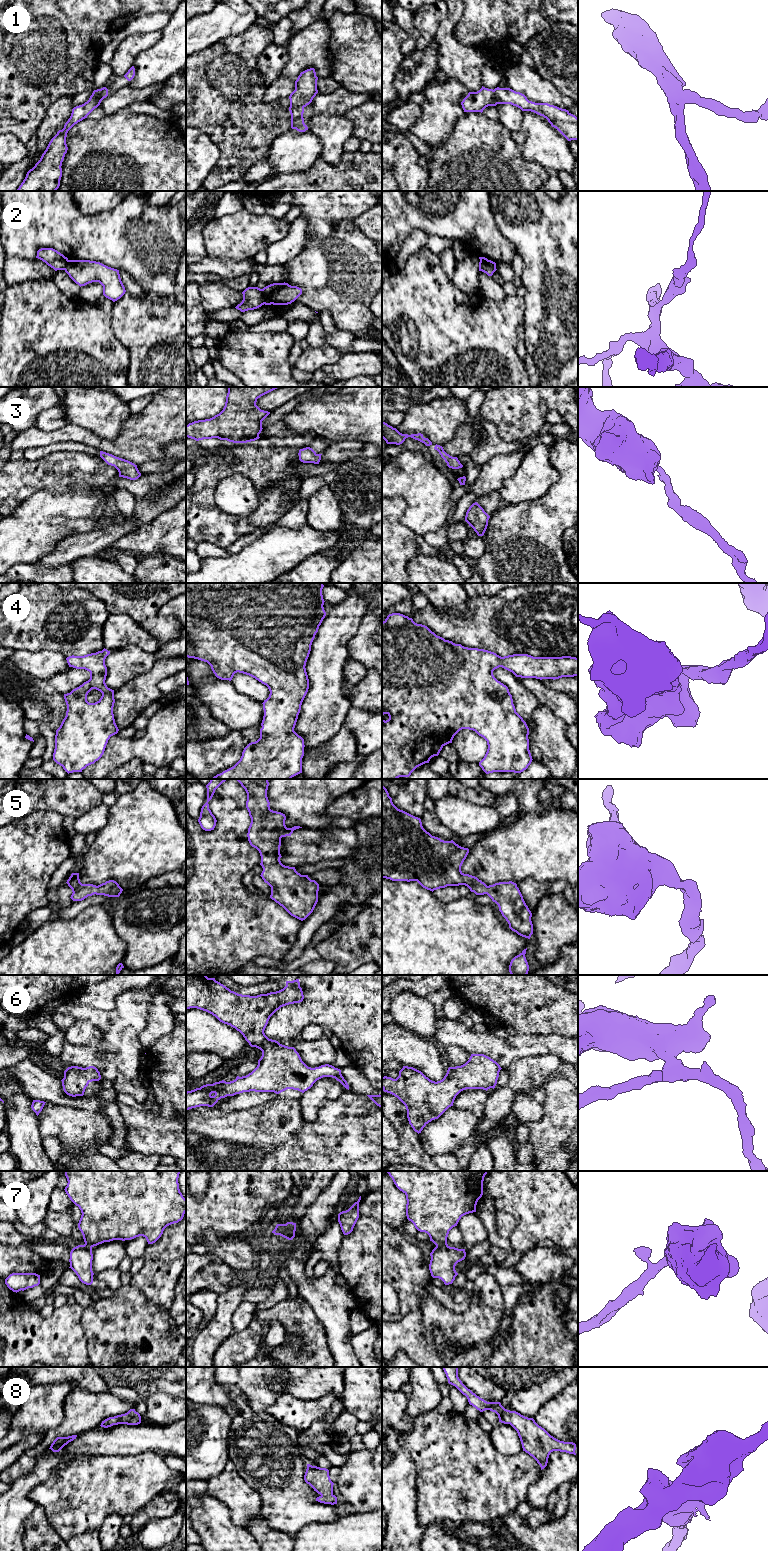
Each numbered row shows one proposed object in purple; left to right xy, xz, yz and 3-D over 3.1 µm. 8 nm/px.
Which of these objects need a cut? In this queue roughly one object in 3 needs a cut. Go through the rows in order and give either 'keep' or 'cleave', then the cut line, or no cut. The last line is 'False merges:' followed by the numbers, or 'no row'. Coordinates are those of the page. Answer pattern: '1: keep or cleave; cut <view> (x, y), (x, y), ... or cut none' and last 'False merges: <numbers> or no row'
1: keep; cut none
2: cleave; cut yz (480, 260), (495, 266)
3: keep; cut none
4: keep; cut none
5: keep; cut none
6: keep; cut none
7: cleave; cut yz (447, 1244), (436, 1246)
8: keep; cut none
False merges: 2, 7

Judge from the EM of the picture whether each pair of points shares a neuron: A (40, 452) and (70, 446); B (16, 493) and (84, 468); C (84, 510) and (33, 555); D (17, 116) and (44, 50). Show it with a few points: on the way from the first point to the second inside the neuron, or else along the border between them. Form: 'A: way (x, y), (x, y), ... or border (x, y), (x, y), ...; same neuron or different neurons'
A: way (47, 450), (63, 446); same neuron
B: way (33, 476), (54, 474), (67, 468); same neuron
C: way (65, 510), (54, 510), (33, 531), (33, 536); same neuron
D: way (17, 100), (17, 77), (28, 66); same neuron

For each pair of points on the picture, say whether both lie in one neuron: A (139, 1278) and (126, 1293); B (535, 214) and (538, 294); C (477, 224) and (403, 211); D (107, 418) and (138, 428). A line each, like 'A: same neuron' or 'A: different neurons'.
A: different neurons
B: same neuron
C: same neuron
D: different neurons

